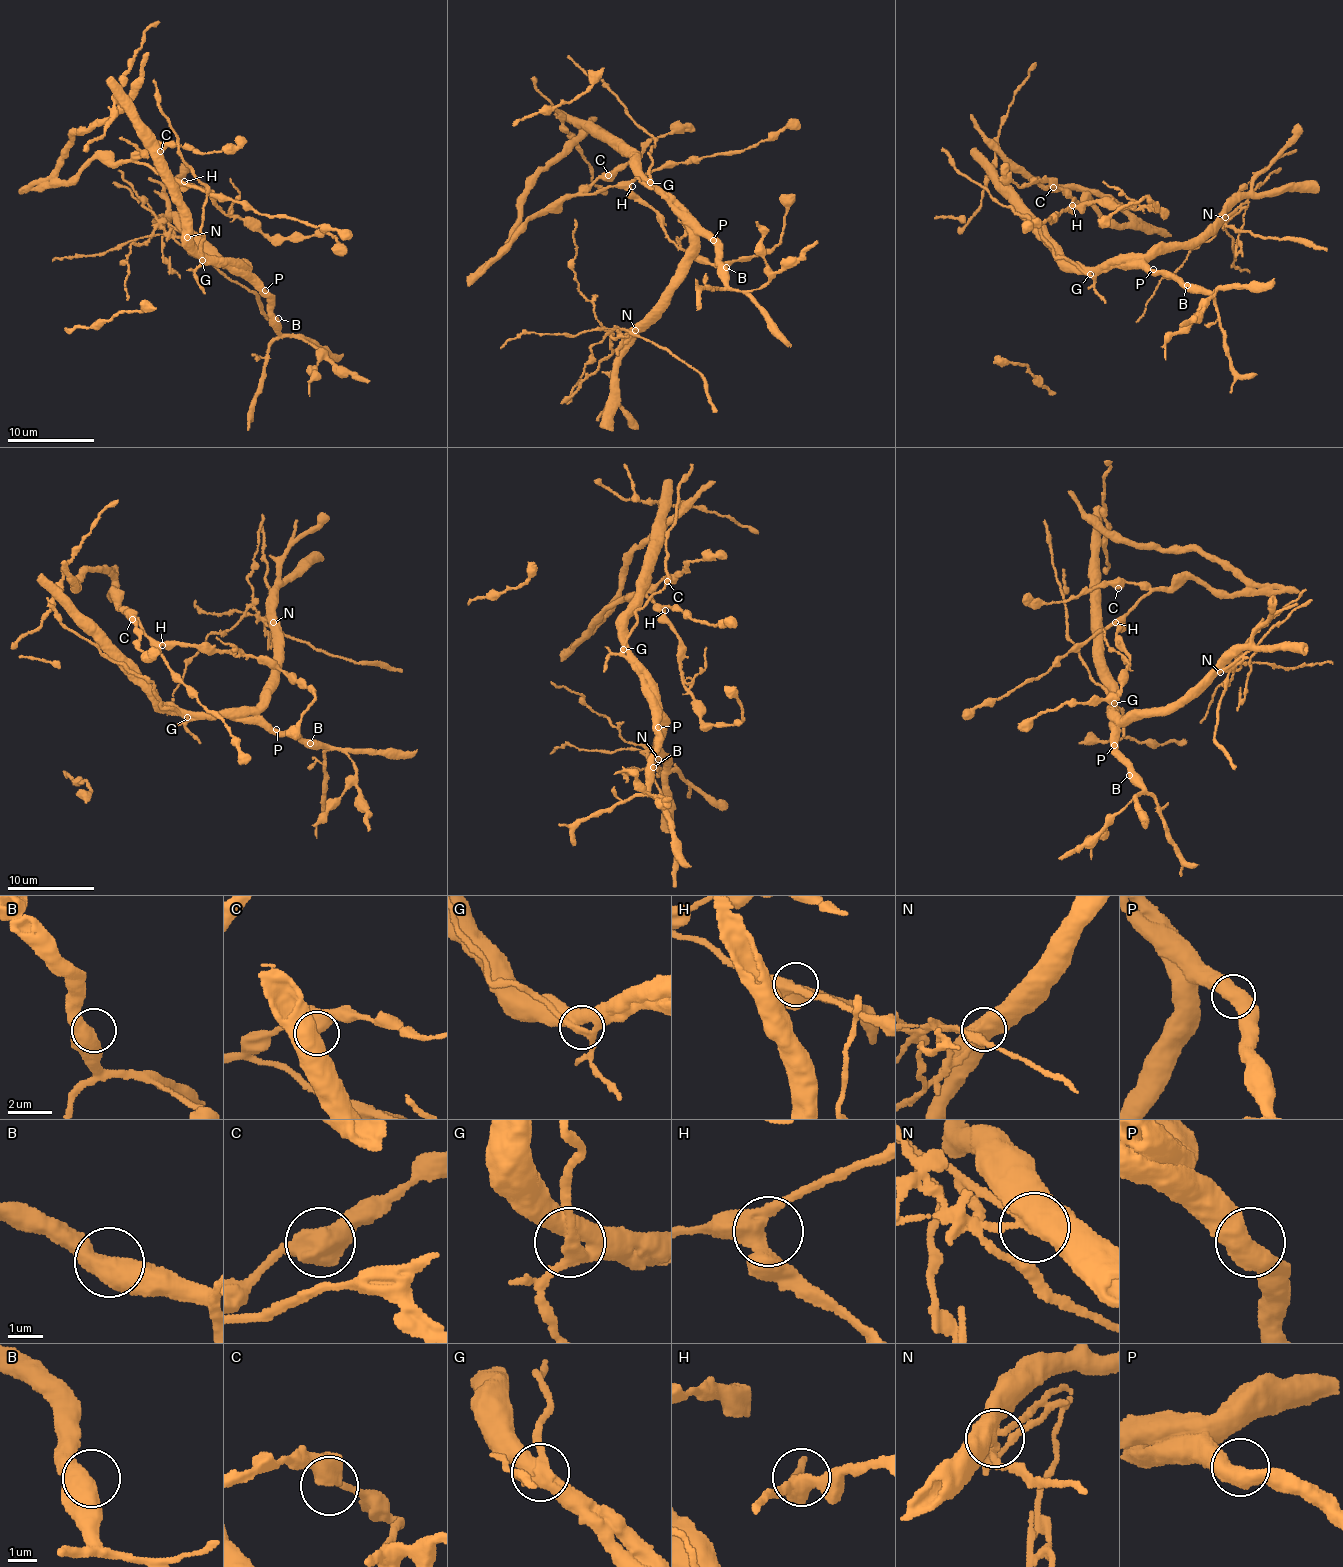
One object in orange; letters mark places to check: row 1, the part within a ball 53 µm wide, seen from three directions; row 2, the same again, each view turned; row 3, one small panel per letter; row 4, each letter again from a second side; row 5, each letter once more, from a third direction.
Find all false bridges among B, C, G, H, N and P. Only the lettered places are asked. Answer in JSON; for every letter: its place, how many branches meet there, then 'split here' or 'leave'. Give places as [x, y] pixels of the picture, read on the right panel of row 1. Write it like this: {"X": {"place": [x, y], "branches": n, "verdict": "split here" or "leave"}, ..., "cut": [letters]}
{"B": {"place": [1187, 285], "branches": 2, "verdict": "leave"}, "C": {"place": [1053, 187], "branches": 3, "verdict": "leave"}, "G": {"place": [1090, 274], "branches": 3, "verdict": "split here"}, "H": {"place": [1072, 205], "branches": 3, "verdict": "leave"}, "N": {"place": [1225, 217], "branches": 4, "verdict": "split here"}, "P": {"place": [1153, 269], "branches": 2, "verdict": "leave"}, "cut": ["G", "N"]}

